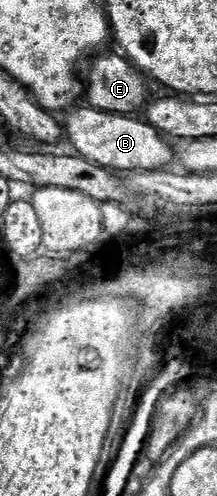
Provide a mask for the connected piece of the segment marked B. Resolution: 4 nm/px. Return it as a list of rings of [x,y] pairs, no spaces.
[[[89,104],[73,109],[68,116],[68,122],[66,118],[66,142],[72,145],[69,147],[75,153],[81,154],[83,158],[102,168],[113,172],[168,170],[171,162],[172,164],[174,162],[174,150],[168,147],[169,139],[160,134],[143,117],[102,112]]]

